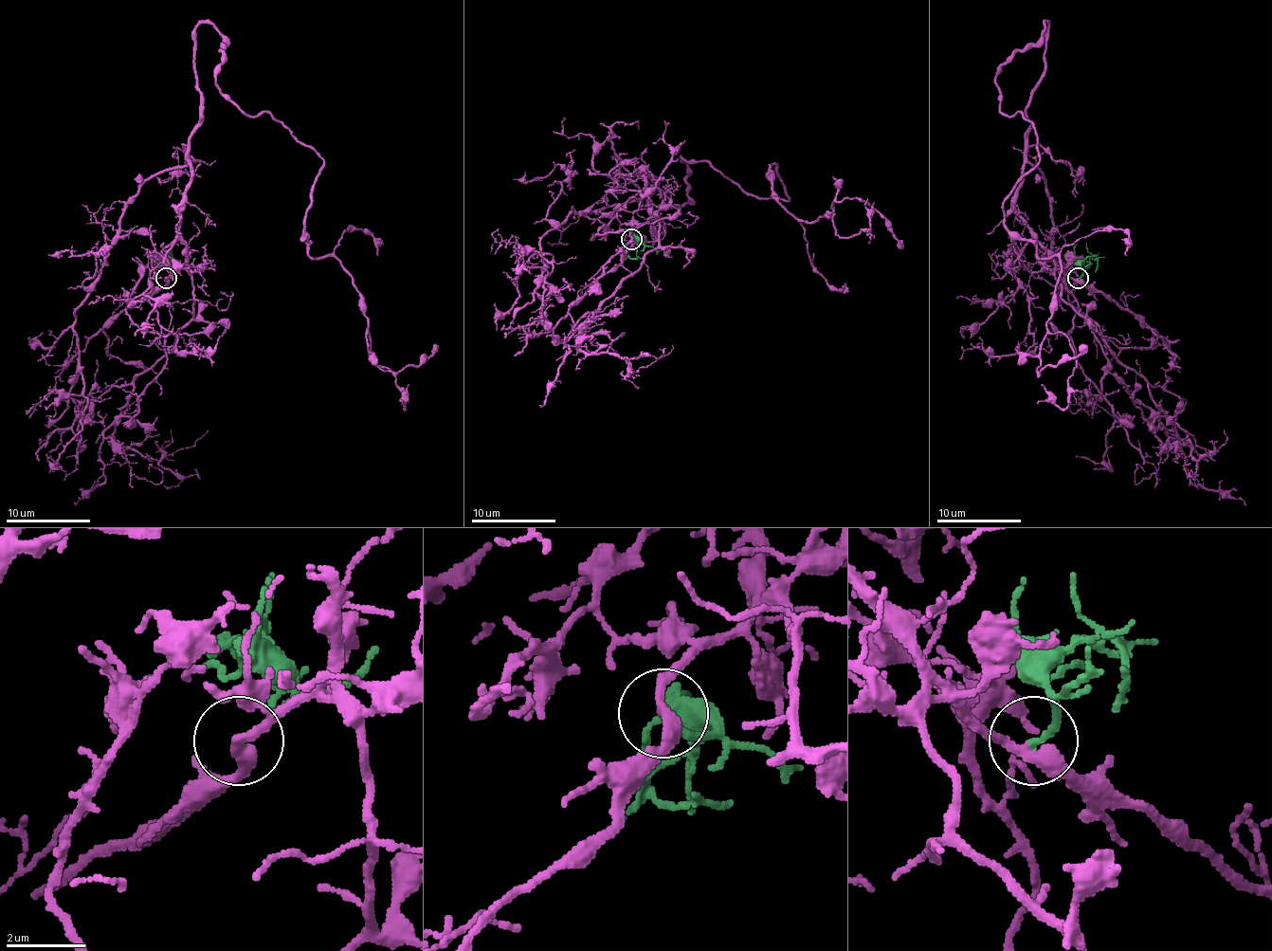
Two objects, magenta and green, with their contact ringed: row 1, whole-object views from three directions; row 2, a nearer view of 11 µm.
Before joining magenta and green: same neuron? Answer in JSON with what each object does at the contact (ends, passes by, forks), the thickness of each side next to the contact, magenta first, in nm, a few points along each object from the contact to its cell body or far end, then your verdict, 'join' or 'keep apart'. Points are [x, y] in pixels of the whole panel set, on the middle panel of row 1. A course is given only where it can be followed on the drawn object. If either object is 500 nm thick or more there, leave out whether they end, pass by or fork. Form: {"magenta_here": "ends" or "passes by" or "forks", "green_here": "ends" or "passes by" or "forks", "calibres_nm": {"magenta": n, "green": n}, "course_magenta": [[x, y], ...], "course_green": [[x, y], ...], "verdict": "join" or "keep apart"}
{"magenta_here": "passes by", "green_here": "ends", "calibres_nm": {"magenta": 320, "green": 180}, "course_magenta": [[630, 239], [647, 177], [689, 201], [681, 156], [788, 201], [775, 165], [839, 236], [874, 203]], "course_green": [[630, 239], [643, 243], [628, 255], [645, 258]], "verdict": "join"}

